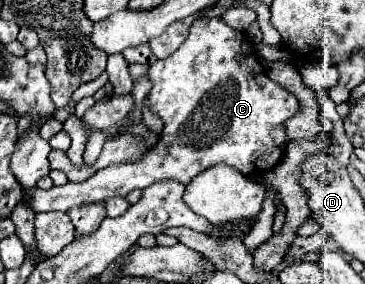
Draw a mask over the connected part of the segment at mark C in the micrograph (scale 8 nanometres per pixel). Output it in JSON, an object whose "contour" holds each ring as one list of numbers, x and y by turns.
{"contour":[[208,16,196,20,194,26,190,28,190,36,174,54,170,54,166,60,158,60,156,64,150,64,150,80,154,84,148,94,150,108,154,114,158,114,164,120,164,130,156,148,138,162,110,164,80,184,68,182,64,186,54,186,50,190,32,188,24,192,26,206,30,206,34,212,48,212,48,210,66,212,72,206,98,202,112,196,126,196,134,188,146,188,166,178,174,178,180,180,182,184,188,184,194,176,198,176,198,172,222,162,240,170,246,176,252,176,258,174,258,160,262,174,274,168,284,156,288,138,284,134,282,122,286,122,286,118,298,112,298,100,294,94,290,94,286,88,282,88,280,84,276,84,264,74,264,68,256,56,256,48,248,38,248,34,230,28,224,20,208,18]]}

